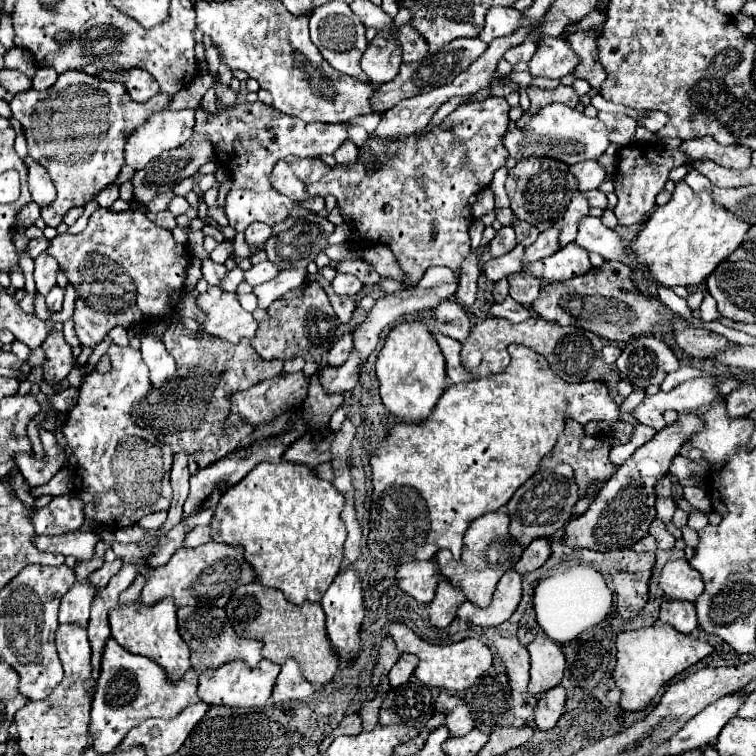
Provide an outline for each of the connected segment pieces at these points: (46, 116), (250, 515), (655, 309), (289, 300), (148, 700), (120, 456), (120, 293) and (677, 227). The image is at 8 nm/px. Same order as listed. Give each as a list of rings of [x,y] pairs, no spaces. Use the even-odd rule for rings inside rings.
[[[63,72],[57,82],[43,90],[17,94],[9,104],[13,116],[23,124],[29,156],[41,164],[57,190],[55,200],[41,208],[47,226],[57,228],[73,206],[85,206],[101,190],[115,184],[123,168],[123,146],[127,136],[141,126],[155,110],[163,110],[171,96],[157,94],[149,102],[137,104],[119,82],[103,82],[85,72]]]
[[[261,462],[221,496],[211,520],[211,540],[243,546],[245,560],[251,564],[257,580],[267,588],[281,590],[291,604],[299,606],[303,600],[319,602],[343,562],[343,542],[347,536],[345,524],[339,516],[343,504],[343,494],[339,494],[331,482],[319,480],[311,468],[291,462]]]
[[[605,262],[601,268],[591,268],[591,272],[583,276],[543,286],[531,308],[549,322],[557,322],[561,326],[579,326],[613,342],[629,342],[657,324],[669,326],[673,318],[671,310],[657,298],[639,294],[633,286],[631,274],[631,268],[623,262]]]
[[[305,282],[303,286],[289,290],[283,298],[275,300],[267,308],[267,320],[259,320],[259,334],[251,338],[251,346],[263,360],[291,360],[291,358],[313,358],[317,364],[317,372],[323,368],[323,356],[331,350],[339,318],[335,316],[327,294],[317,282]]]
[[[113,638],[103,648],[101,674],[95,684],[89,734],[93,738],[93,750],[99,754],[111,754],[127,736],[127,732],[147,718],[175,718],[183,708],[199,702],[197,696],[199,670],[189,670],[179,682],[171,682],[167,672],[145,656],[129,654]]]
[[[117,344],[109,346],[109,358],[111,358],[111,370],[107,374],[99,374],[97,370],[91,372],[83,386],[79,388],[79,398],[75,408],[67,414],[67,420],[63,424],[63,434],[67,438],[67,444],[71,446],[75,458],[77,458],[77,478],[83,496],[83,510],[85,510],[85,522],[93,522],[95,526],[105,526],[107,530],[115,532],[123,526],[137,524],[143,516],[167,510],[171,504],[171,484],[169,484],[169,472],[173,466],[173,452],[167,444],[155,442],[151,434],[143,428],[139,428],[131,420],[133,404],[145,398],[145,394],[151,388],[147,366],[141,360],[139,350],[123,348]]]
[[[99,208],[83,232],[57,234],[49,242],[47,254],[57,260],[69,284],[75,286],[75,332],[81,344],[91,348],[115,326],[129,328],[173,314],[185,288],[185,272],[191,264],[187,246],[177,244],[169,230],[153,224],[141,210],[113,214]]]
[[[679,182],[675,192],[673,192],[673,198],[665,206],[659,206],[651,214],[651,218],[645,222],[643,230],[629,244],[629,248],[635,254],[637,264],[647,270],[647,278],[651,282],[655,282],[659,286],[665,286],[665,288],[693,286],[693,284],[701,284],[731,252],[735,252],[741,246],[741,242],[743,242],[749,228],[751,226],[745,224],[745,222],[739,222],[733,212],[723,210],[721,206],[717,206],[713,202],[713,198],[709,196],[709,192],[695,194],[685,182]]]

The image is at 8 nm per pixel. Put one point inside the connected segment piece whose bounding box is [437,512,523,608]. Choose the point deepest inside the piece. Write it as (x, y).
(489, 550)

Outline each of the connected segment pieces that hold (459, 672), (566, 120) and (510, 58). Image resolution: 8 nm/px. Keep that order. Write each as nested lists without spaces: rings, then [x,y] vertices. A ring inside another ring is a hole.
[[[391,624],[389,626],[389,634],[393,636],[395,640],[395,646],[399,652],[409,652],[409,654],[415,654],[419,658],[419,666],[415,668],[413,676],[425,684],[425,686],[431,686],[431,688],[447,688],[447,690],[453,690],[453,692],[463,692],[467,690],[493,662],[493,656],[491,656],[491,650],[477,638],[467,638],[467,640],[461,640],[457,644],[449,644],[449,646],[435,646],[435,644],[429,644],[421,638],[417,638],[415,632],[411,632],[407,626],[403,624]]]
[[[549,104],[535,112],[527,124],[527,128],[513,128],[503,136],[503,146],[509,156],[517,162],[529,156],[537,158],[553,158],[565,164],[575,164],[581,160],[599,158],[607,146],[607,126],[599,118],[587,118],[583,112],[569,108],[567,104]]]
[[[527,36],[523,44],[513,46],[511,50],[507,50],[505,60],[507,60],[507,62],[511,62],[513,66],[515,66],[515,64],[519,64],[519,62],[529,62],[529,58],[533,56],[533,52],[535,52],[535,50],[537,50],[537,42],[529,40],[529,36]]]

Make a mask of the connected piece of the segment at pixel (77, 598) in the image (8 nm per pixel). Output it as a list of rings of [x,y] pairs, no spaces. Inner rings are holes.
[[[75,582],[75,586],[63,596],[59,610],[59,624],[87,626],[89,608],[95,596],[95,588],[89,582]]]

